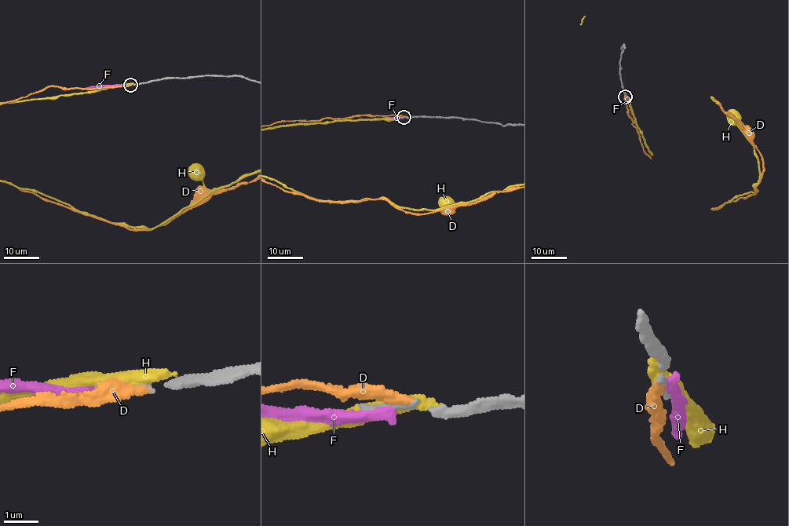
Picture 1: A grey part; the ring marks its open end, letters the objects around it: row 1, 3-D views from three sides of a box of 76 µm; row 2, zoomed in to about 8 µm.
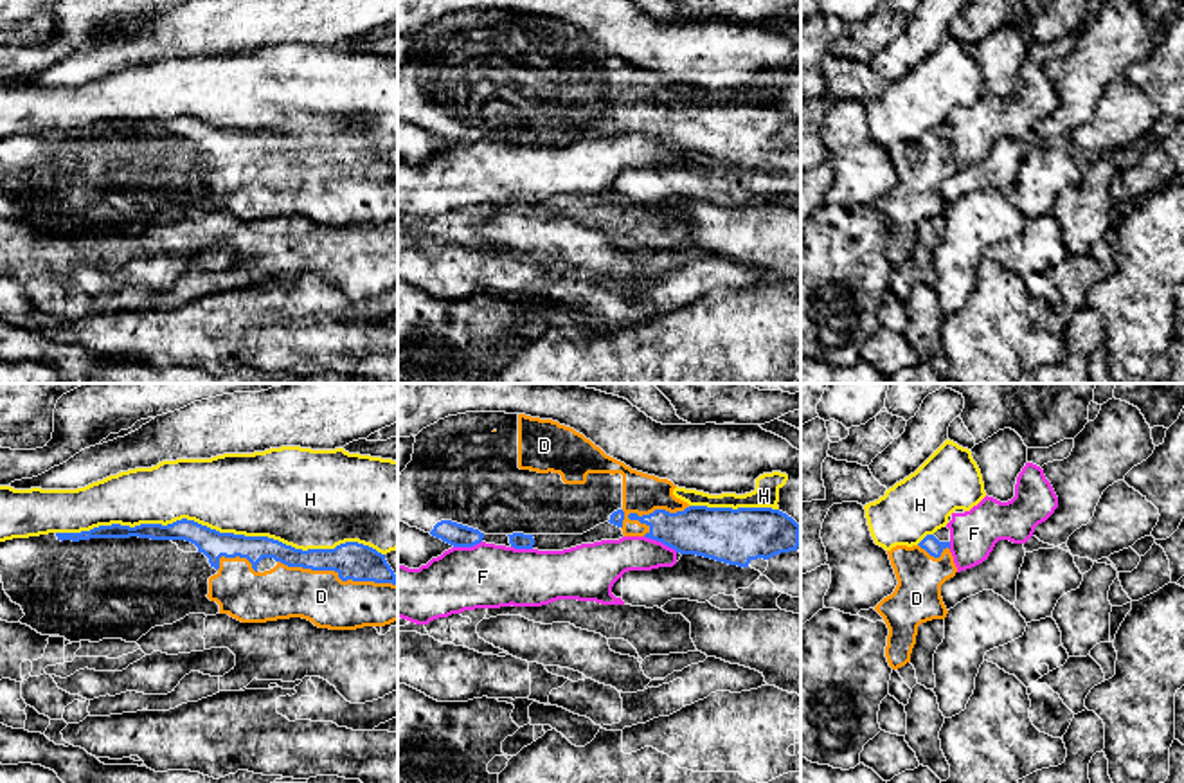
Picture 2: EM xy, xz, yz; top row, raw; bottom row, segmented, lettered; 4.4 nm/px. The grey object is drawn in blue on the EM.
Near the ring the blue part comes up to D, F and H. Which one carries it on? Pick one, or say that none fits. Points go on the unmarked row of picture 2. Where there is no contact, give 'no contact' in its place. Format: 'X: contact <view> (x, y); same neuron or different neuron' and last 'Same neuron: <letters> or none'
D: contact xy (339, 171); same neuron
F: contact xz (661, 137); different neuron
H: contact xy (218, 128); different neuron
Same neuron: D

